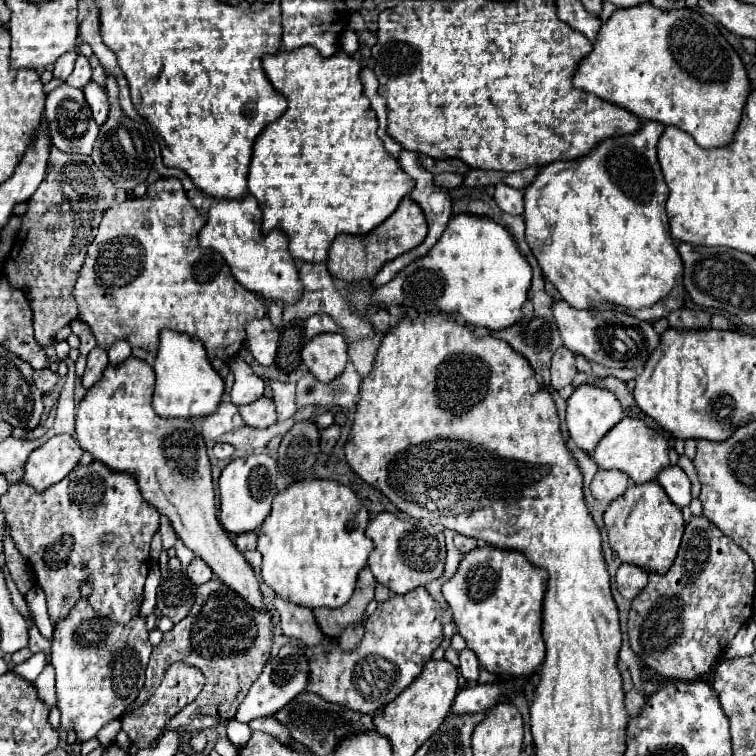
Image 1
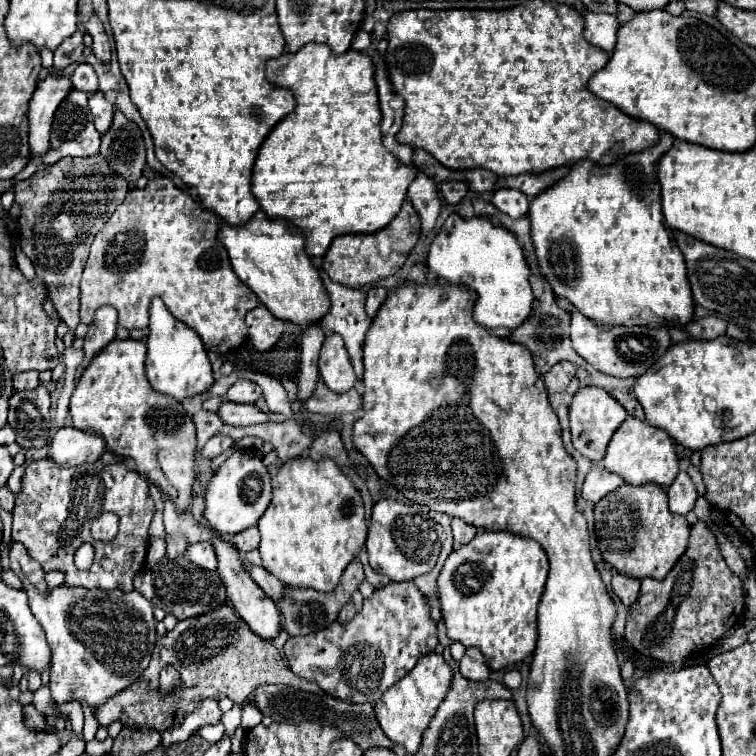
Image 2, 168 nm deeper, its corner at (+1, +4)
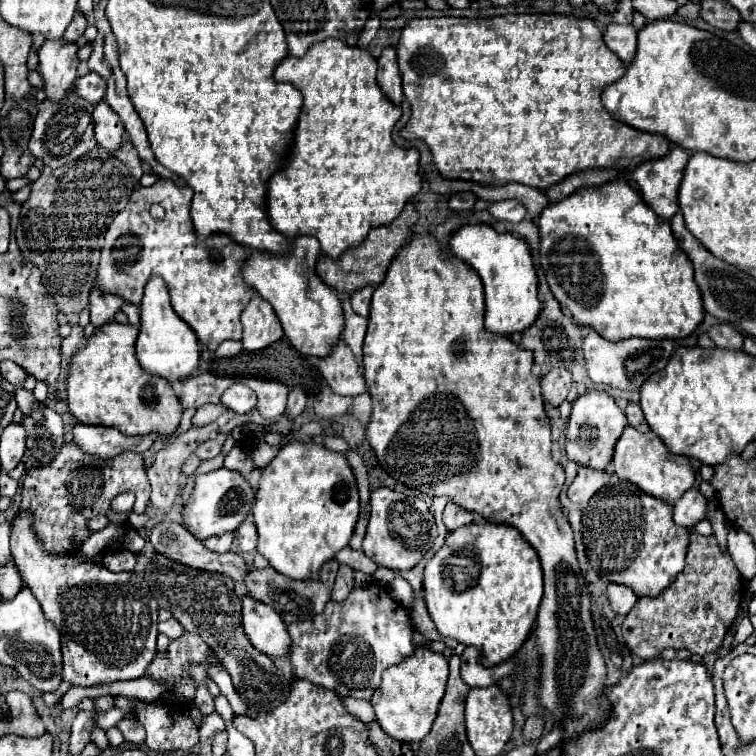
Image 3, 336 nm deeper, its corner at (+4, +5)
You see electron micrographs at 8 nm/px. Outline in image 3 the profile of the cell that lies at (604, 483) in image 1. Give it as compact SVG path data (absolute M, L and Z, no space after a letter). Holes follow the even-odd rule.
M578 467L578 475L568 487L566 495L574 503L586 503L600 487L604 487L610 481L610 475L606 471L596 471L590 467Z

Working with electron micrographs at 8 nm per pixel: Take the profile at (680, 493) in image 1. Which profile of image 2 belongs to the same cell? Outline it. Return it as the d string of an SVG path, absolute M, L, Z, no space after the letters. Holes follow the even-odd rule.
M679 472L677 480L671 484L671 488L667 488L667 496L669 496L671 512L687 514L689 510L693 510L695 500L697 500L697 490L695 490L691 478L687 476L687 472Z

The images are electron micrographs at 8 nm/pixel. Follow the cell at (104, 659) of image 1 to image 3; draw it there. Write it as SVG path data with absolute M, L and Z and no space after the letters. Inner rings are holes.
M22 511L12 519L10 547L20 575L40 601L46 619L50 619L62 635L64 681L72 685L92 687L124 679L140 679L148 663L156 655L158 637L158 603L140 591L128 589L128 581L136 573L112 573L92 561L80 563L72 553L52 555L44 551L34 531L34 515Z

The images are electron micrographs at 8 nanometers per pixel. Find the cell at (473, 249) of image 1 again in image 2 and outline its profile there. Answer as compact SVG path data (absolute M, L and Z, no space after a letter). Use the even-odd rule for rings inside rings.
M451 214L445 220L441 232L431 242L431 250L427 254L427 272L431 278L435 278L435 282L449 282L453 286L465 286L473 290L477 294L473 306L473 320L485 328L517 328L529 316L535 300L529 286L529 266L517 238L505 228L495 228L487 218L481 216L465 220L459 214Z

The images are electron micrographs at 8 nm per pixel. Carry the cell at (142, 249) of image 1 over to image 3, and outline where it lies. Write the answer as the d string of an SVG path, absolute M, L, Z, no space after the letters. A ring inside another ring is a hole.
M158 179L152 187L140 187L138 191L134 191L132 199L128 201L128 207L114 217L112 225L106 231L106 243L102 247L102 257L100 257L98 275L96 275L94 285L104 293L114 293L134 305L140 305L142 289L146 281L152 275L162 277L170 289L174 311L194 329L198 339L206 347L210 347L210 351L216 351L222 341L228 341L228 339L240 341L242 337L240 313L254 295L254 287L248 285L242 277L242 265L246 263L250 253L246 247L234 243L226 235L212 235L208 239L200 239L190 219L192 195L194 191L190 187L178 187L168 179ZM152 205L160 205L164 209L162 219L156 219L150 215Z

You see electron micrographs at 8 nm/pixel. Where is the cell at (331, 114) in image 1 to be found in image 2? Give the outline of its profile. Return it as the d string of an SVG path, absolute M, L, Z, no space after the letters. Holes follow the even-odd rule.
M305 44L295 54L281 54L267 60L265 74L271 84L289 88L297 104L259 148L251 190L261 210L269 218L287 218L297 224L305 234L309 256L323 256L335 236L371 234L385 228L399 212L407 188L415 180L415 168L403 166L381 142L381 110L371 58L357 50L335 56L327 44Z

